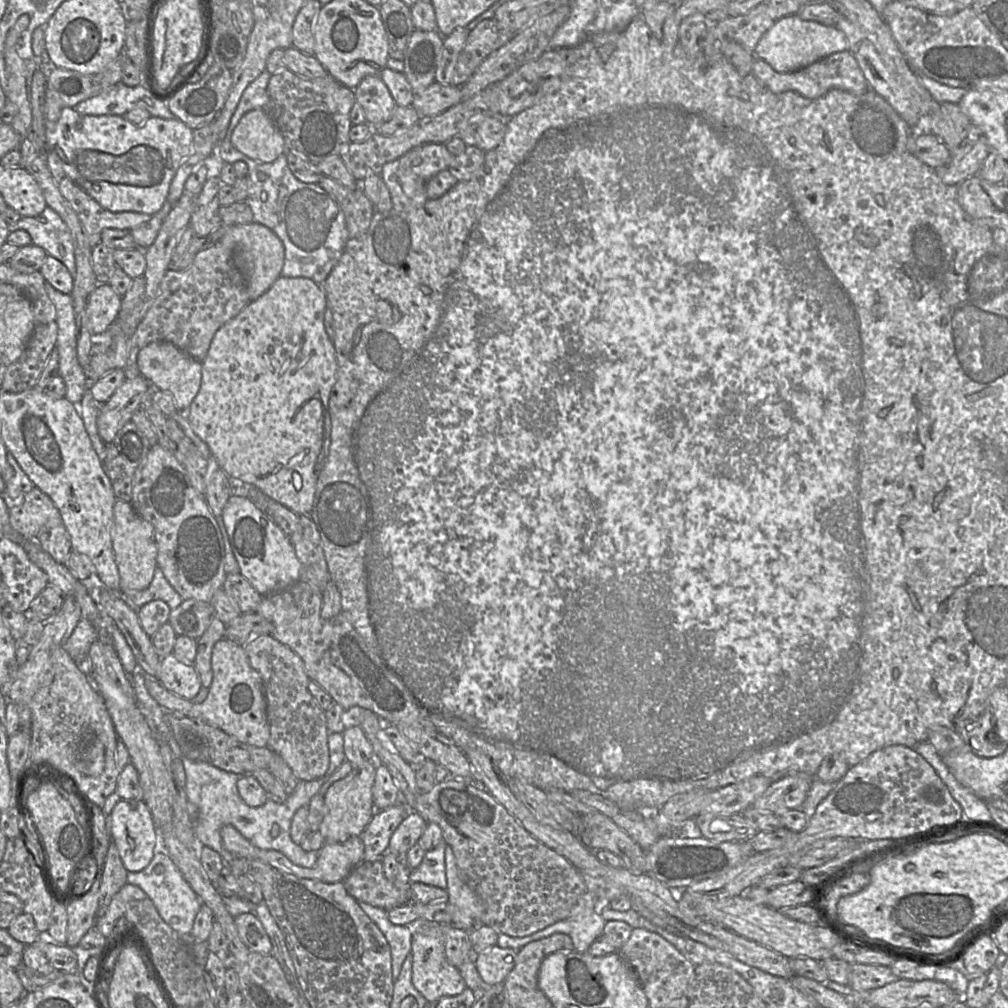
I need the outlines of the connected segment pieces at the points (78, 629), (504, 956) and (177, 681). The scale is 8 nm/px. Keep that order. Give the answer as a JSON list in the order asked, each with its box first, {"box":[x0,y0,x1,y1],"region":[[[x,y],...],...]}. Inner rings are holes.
[{"box":[63,617,98,676],"region":[[[82,617],[63,645],[70,658],[79,665],[82,671],[87,672],[89,676],[90,669],[88,667],[87,655],[90,646],[96,640],[98,640],[96,626],[90,620]]]},{"box":[474,945,518,986],"region":[[[495,945],[476,954],[474,962],[483,982],[488,986],[503,983],[515,965],[517,953],[518,949]]]},{"box":[157,655,202,700],"region":[[[173,655],[162,658],[157,679],[167,690],[186,700],[194,698],[202,688],[194,666],[179,662]]]}]

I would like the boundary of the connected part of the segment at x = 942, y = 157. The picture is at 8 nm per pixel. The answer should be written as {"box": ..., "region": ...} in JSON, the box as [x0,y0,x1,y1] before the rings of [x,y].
{"box":[910,133,950,169],"region":[[[917,133],[910,142],[910,152],[923,164],[937,169],[946,165],[950,150],[934,135]]]}

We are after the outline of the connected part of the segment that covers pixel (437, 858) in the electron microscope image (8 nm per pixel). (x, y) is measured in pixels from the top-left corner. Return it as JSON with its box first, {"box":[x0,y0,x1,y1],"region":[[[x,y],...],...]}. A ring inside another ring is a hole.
{"box":[409,841,447,889],"region":[[[442,841],[435,848],[426,852],[422,862],[410,873],[409,881],[446,889],[446,847],[447,844]]]}

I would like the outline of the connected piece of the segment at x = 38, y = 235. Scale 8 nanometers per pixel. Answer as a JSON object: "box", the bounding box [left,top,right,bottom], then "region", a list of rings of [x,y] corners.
{"box":[9,207,75,277],"region":[[[46,207],[36,217],[22,217],[18,222],[9,225],[9,231],[24,230],[31,237],[31,245],[45,250],[62,262],[75,277],[74,245],[69,228],[61,217],[51,208]]]}

